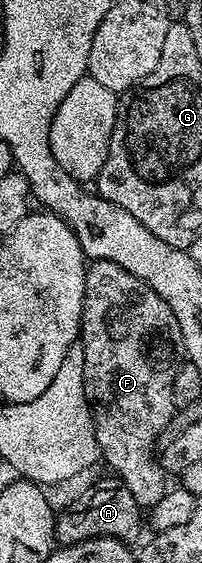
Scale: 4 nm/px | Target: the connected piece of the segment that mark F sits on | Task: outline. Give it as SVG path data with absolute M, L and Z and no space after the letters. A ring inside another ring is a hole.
M92 262L84 271L84 307L78 345L84 350L84 395L92 410L100 458L108 461L112 469L109 471L130 488L130 496L134 496L140 507L154 507L170 489L169 475L160 467L156 449L162 428L170 424L178 409L172 399L172 385L174 372L178 372L186 358L182 328L174 320L170 304L138 276L113 262Z

